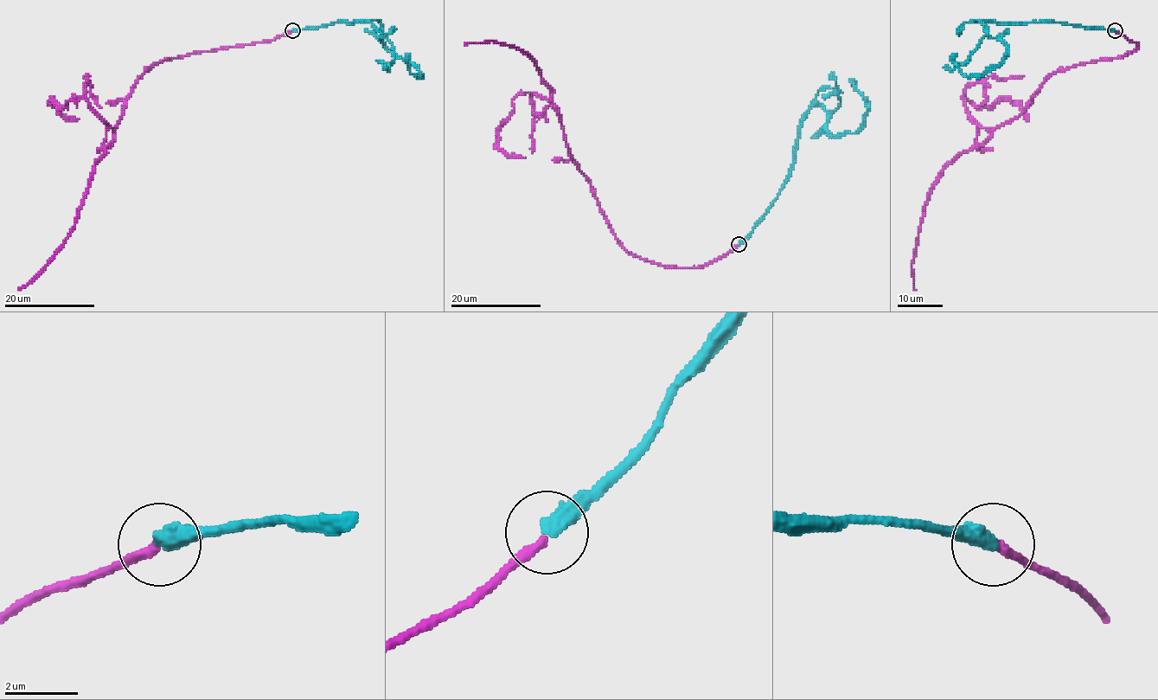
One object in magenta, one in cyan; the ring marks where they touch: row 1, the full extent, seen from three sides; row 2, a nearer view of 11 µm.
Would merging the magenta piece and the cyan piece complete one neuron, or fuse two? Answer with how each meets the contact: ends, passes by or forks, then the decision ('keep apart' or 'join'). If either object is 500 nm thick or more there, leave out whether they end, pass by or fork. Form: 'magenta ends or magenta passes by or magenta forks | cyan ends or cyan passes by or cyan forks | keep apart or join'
join

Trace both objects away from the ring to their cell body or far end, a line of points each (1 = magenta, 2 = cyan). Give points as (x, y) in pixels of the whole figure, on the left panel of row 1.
1: (292, 30), (271, 41), (172, 57), (148, 68), (97, 162), (74, 228), (19, 290)
2: (292, 30), (375, 20), (380, 23), (380, 41), (409, 60), (418, 75), (408, 67), (409, 53)

